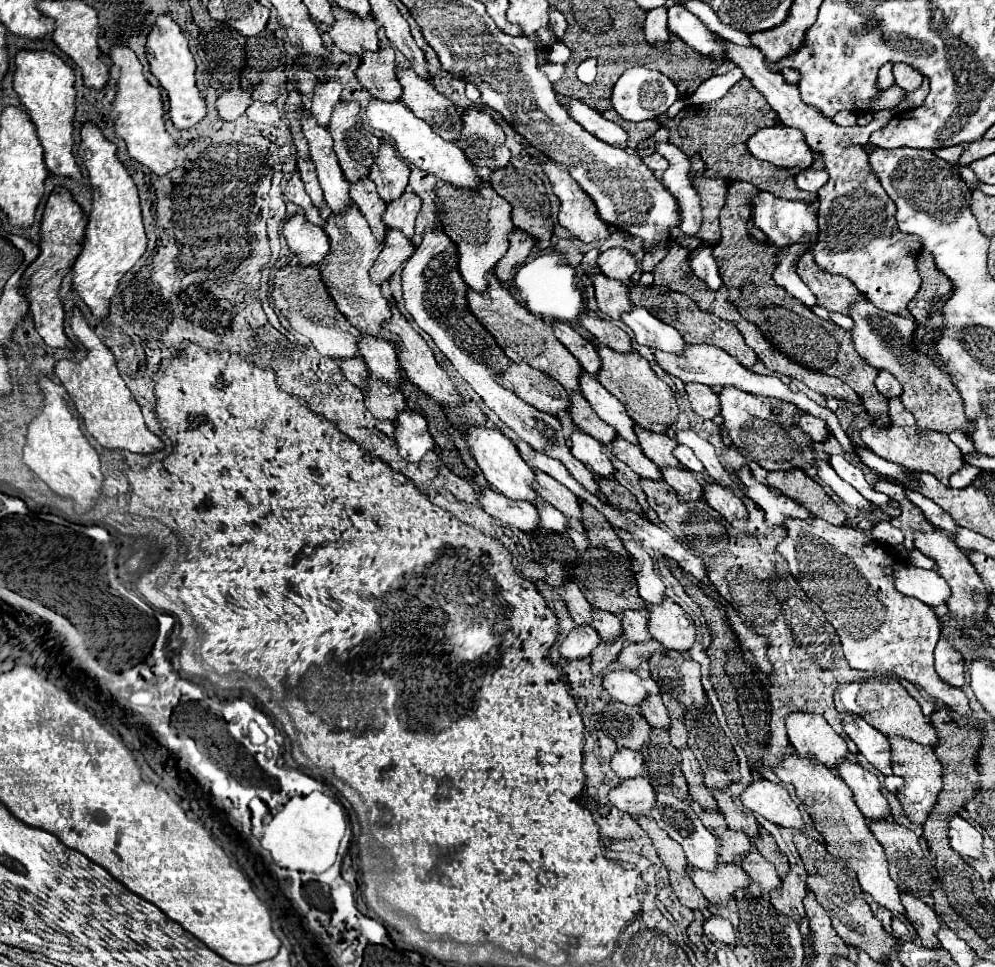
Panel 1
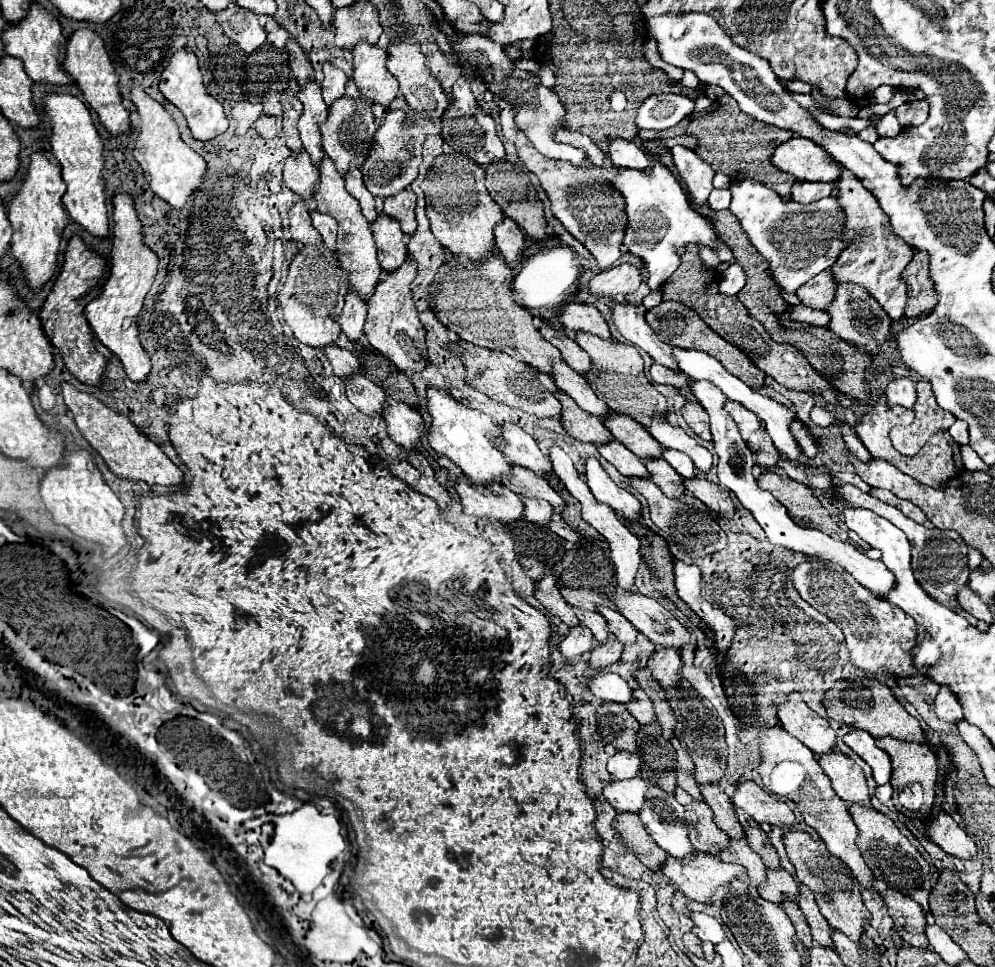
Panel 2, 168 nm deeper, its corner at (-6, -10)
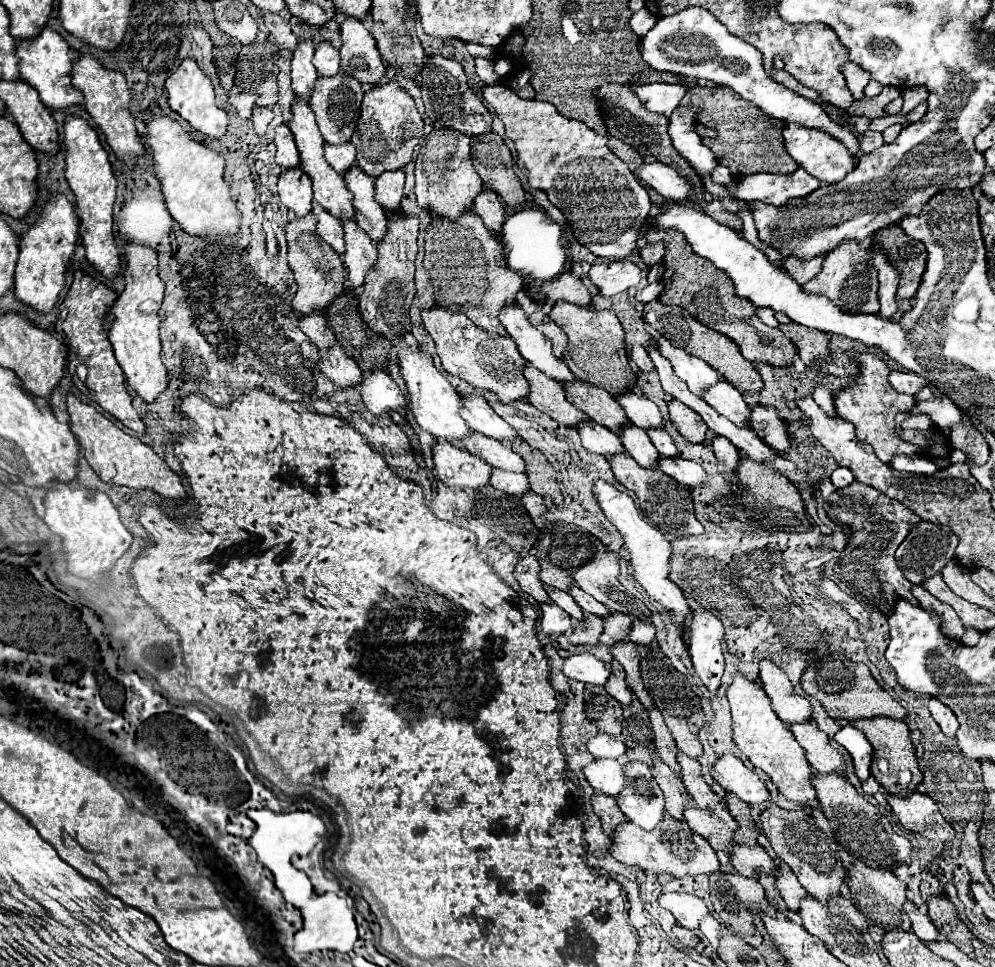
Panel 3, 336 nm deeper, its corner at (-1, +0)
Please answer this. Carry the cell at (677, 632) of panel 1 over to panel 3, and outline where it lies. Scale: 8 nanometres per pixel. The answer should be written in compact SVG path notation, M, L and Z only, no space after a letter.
M596 551L594 557L582 565L572 577L576 585L604 603L608 609L620 611L628 617L650 619L650 611L642 601L632 597L618 581L618 555L614 551Z

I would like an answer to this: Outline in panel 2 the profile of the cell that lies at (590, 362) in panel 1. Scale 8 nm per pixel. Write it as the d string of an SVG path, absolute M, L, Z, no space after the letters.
M543 325L543 327L541 327L541 335L561 351L563 361L565 361L571 369L575 369L575 371L581 373L581 375L585 375L585 371L589 371L591 359L589 359L587 351L583 351L583 349L581 349L573 339L569 339L563 331L553 329L551 325Z

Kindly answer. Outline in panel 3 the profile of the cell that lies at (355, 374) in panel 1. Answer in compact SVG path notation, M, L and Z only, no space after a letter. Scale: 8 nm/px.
M312 311L312 313L304 315L300 319L300 329L316 343L318 349L326 349L326 347L332 347L336 343L336 337L328 329L326 319L320 311Z

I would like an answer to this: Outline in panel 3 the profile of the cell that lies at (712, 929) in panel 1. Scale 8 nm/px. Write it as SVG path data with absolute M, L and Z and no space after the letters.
M662 893L658 903L676 917L678 925L686 929L696 929L700 919L708 915L706 903L700 897L688 893Z

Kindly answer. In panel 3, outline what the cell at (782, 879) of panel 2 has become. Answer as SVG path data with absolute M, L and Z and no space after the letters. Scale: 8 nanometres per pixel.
M734 845L730 851L730 863L740 875L752 879L758 879L760 873L772 873L776 869L774 861L760 845Z

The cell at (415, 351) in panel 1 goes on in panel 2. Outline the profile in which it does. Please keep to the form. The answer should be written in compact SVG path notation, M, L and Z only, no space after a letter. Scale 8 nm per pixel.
M405 261L397 271L387 273L387 279L375 287L373 297L367 301L369 313L365 323L365 335L369 343L387 359L391 359L407 377L425 371L427 367L427 347L425 347L425 329L417 317L417 309L411 299L411 281L415 279L415 263Z

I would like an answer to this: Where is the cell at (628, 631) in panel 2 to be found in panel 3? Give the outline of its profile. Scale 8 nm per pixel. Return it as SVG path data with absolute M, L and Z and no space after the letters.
M576 583L570 585L570 591L568 591L568 593L572 595L572 599L574 599L574 601L584 609L584 611L594 613L594 615L598 615L598 617L606 617L606 615L608 615L608 609L606 609L602 603L598 603L592 595L584 593Z

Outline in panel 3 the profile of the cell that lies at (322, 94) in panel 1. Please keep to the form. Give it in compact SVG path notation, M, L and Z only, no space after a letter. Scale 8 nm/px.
M322 41L316 47L316 53L314 53L312 63L314 63L318 75L324 75L324 77L336 75L340 71L340 55L338 55L338 49L332 43Z

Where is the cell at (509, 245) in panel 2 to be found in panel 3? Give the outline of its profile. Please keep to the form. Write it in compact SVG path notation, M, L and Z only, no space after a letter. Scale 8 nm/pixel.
M484 187L482 193L474 197L474 211L480 215L480 219L490 231L498 233L502 229L502 223L506 219L506 207L492 189Z

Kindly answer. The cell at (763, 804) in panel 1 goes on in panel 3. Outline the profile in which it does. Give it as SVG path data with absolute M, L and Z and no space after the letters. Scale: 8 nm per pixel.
M730 751L716 759L710 769L710 775L724 787L724 791L734 793L748 805L764 803L770 799L764 781L752 769L746 769L746 765Z

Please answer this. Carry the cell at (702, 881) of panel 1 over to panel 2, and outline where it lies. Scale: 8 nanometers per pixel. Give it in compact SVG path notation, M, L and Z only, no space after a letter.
M697 851L691 859L669 857L661 871L685 893L685 897L699 903L711 903L713 893L739 873L745 873L745 867Z

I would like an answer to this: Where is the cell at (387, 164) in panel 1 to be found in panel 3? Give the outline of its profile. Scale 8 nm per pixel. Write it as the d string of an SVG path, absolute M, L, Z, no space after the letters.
M398 81L372 85L362 99L356 133L350 141L356 145L356 163L370 175L378 177L384 171L402 169L418 145L424 129L424 119L416 109L414 99L400 87Z

